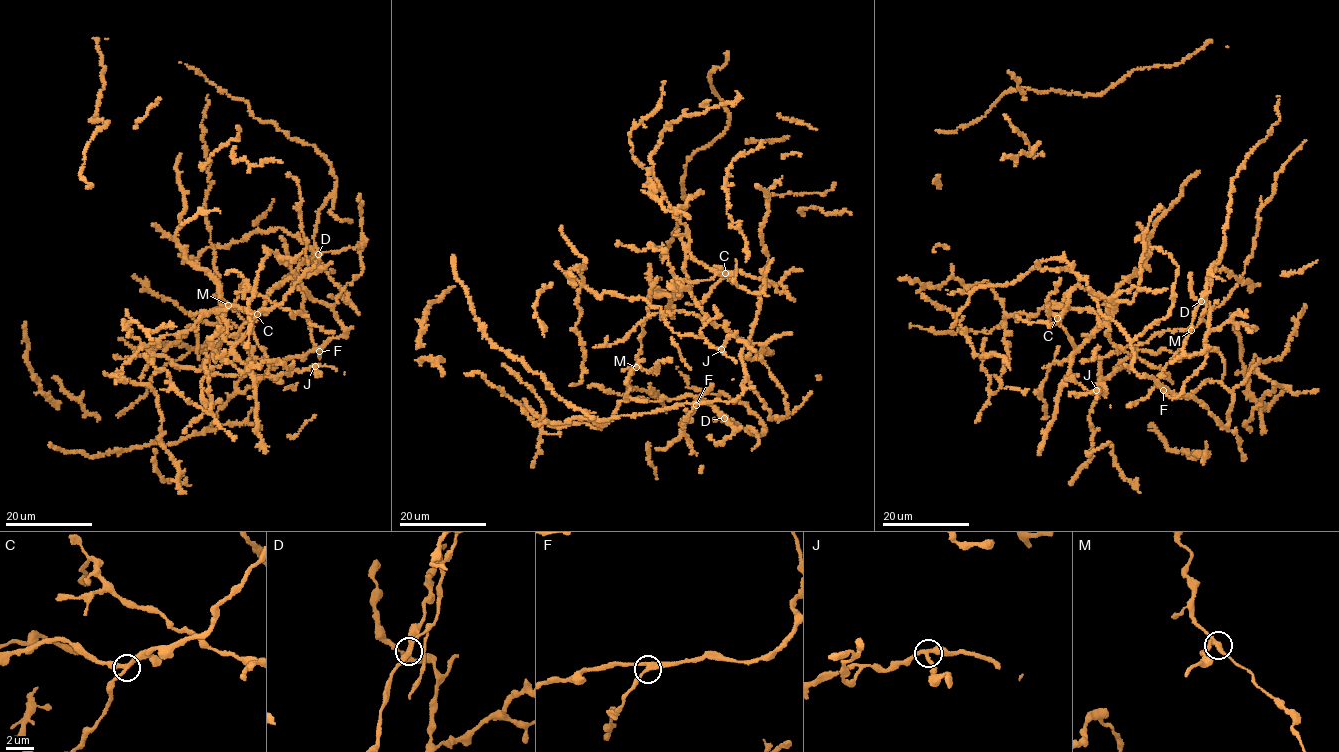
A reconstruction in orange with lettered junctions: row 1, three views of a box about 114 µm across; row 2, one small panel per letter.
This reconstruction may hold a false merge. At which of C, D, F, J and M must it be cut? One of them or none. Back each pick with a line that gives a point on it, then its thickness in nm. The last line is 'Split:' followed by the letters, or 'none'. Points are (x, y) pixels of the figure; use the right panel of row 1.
D: (1201, 301) | 320 nm
Split: D

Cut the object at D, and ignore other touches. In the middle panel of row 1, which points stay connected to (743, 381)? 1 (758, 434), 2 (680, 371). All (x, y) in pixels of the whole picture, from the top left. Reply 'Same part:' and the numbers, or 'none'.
Same part: none

